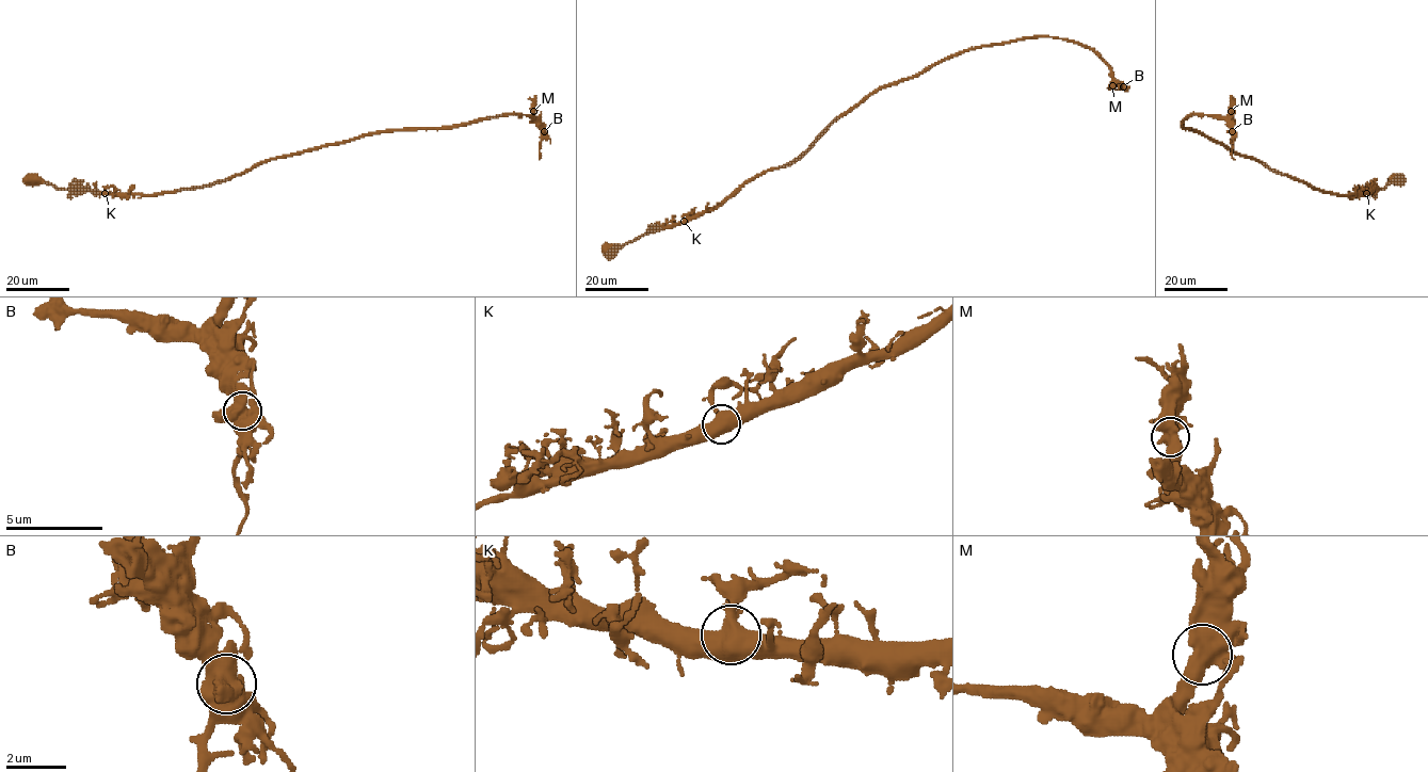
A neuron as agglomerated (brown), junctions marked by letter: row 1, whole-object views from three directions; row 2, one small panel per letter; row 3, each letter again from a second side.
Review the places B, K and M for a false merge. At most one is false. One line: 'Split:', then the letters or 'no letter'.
Split: no letter

